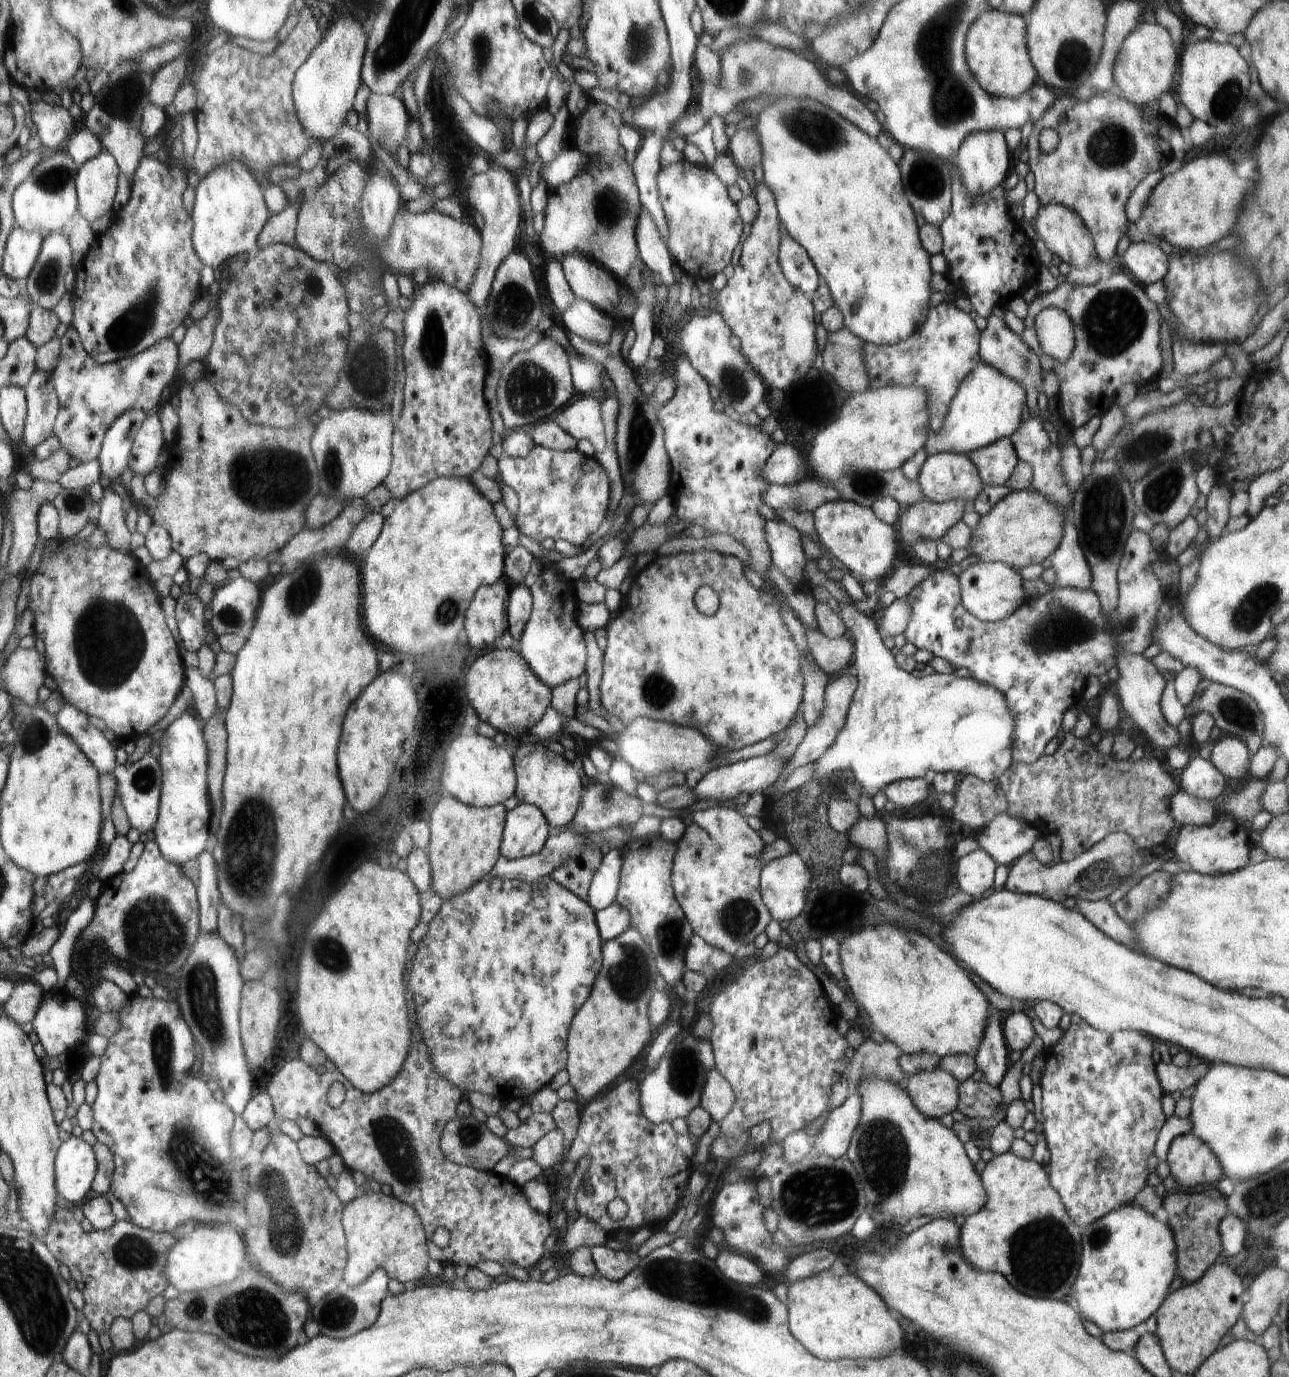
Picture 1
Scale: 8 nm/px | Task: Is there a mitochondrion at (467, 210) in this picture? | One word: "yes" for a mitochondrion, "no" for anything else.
no

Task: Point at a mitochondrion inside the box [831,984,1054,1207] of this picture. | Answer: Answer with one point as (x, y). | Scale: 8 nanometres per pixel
(887, 1169)

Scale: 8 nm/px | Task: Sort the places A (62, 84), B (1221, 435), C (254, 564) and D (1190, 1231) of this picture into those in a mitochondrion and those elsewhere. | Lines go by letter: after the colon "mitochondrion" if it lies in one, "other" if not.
A: other
B: other
C: other
D: other

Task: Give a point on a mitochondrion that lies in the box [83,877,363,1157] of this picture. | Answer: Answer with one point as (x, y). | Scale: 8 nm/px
(152, 927)

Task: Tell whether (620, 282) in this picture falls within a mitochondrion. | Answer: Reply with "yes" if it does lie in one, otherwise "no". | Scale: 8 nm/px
no

